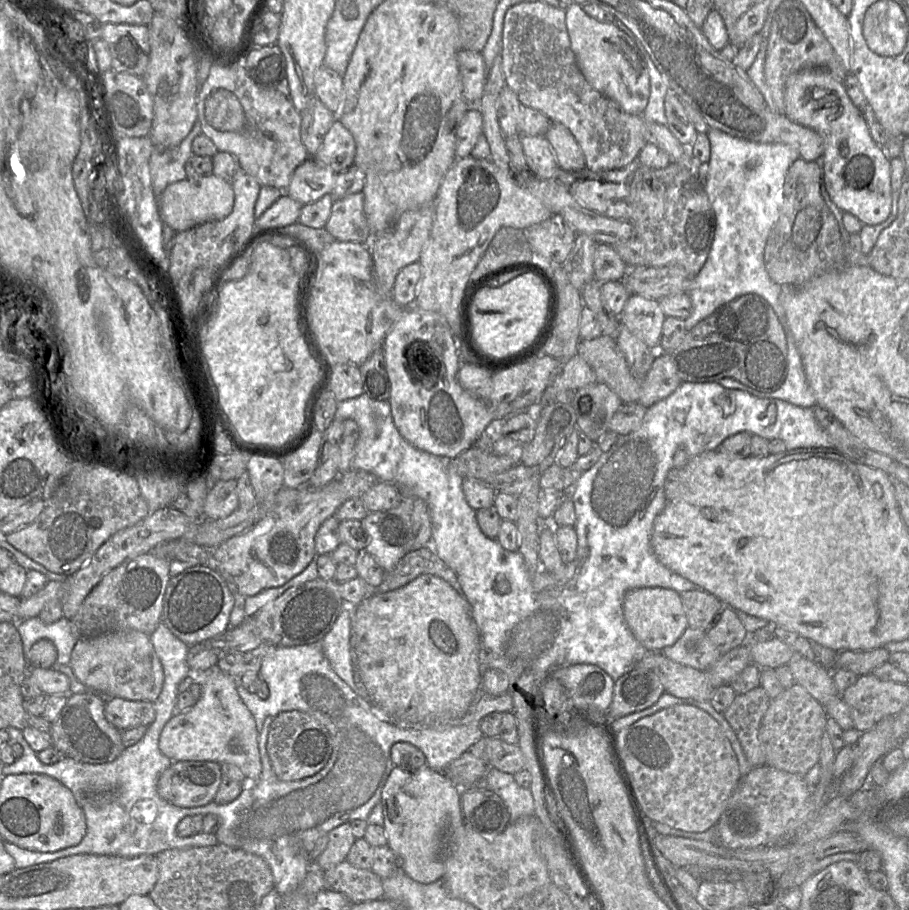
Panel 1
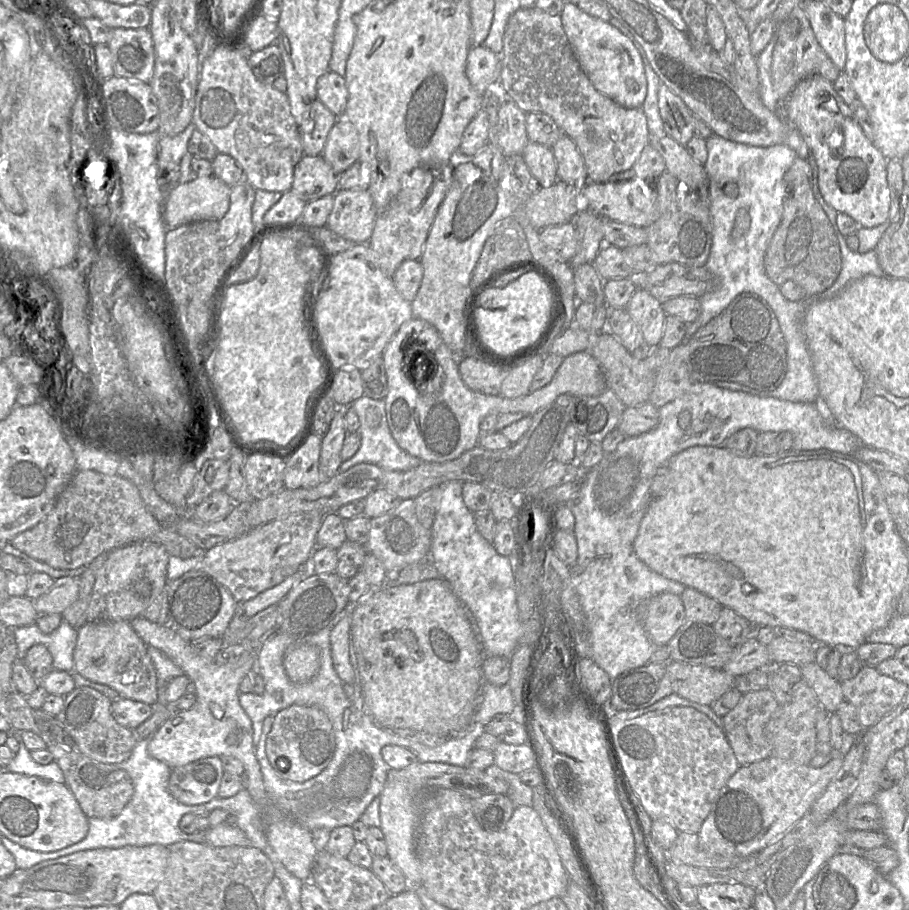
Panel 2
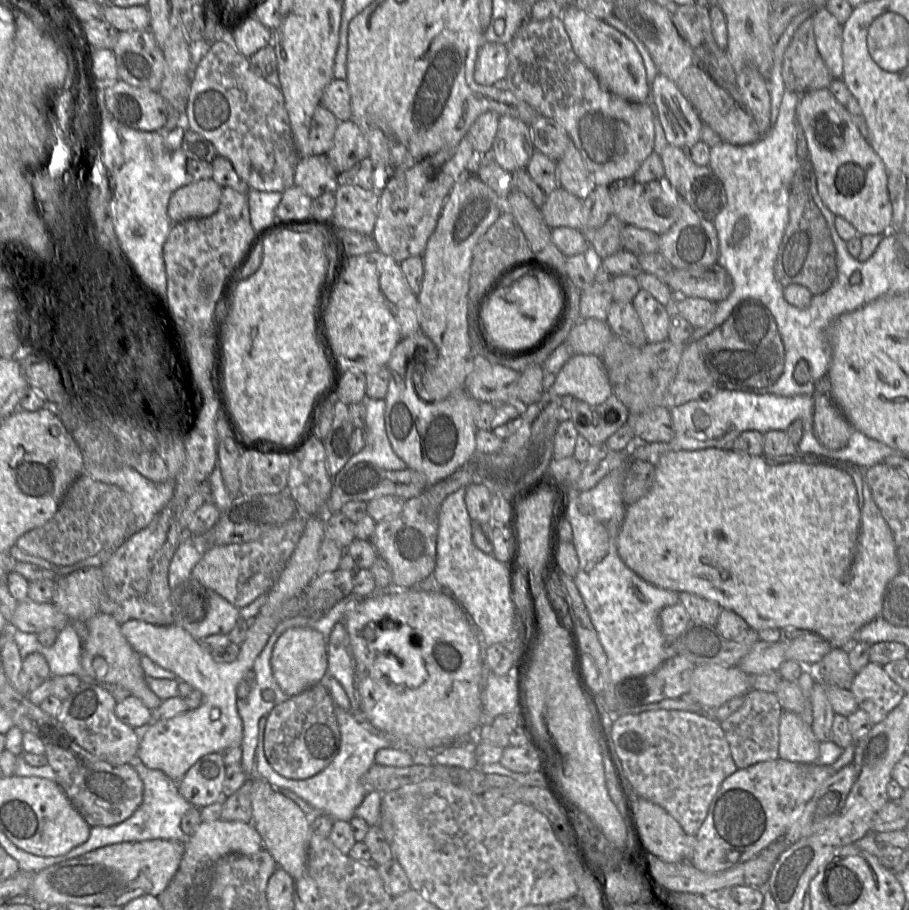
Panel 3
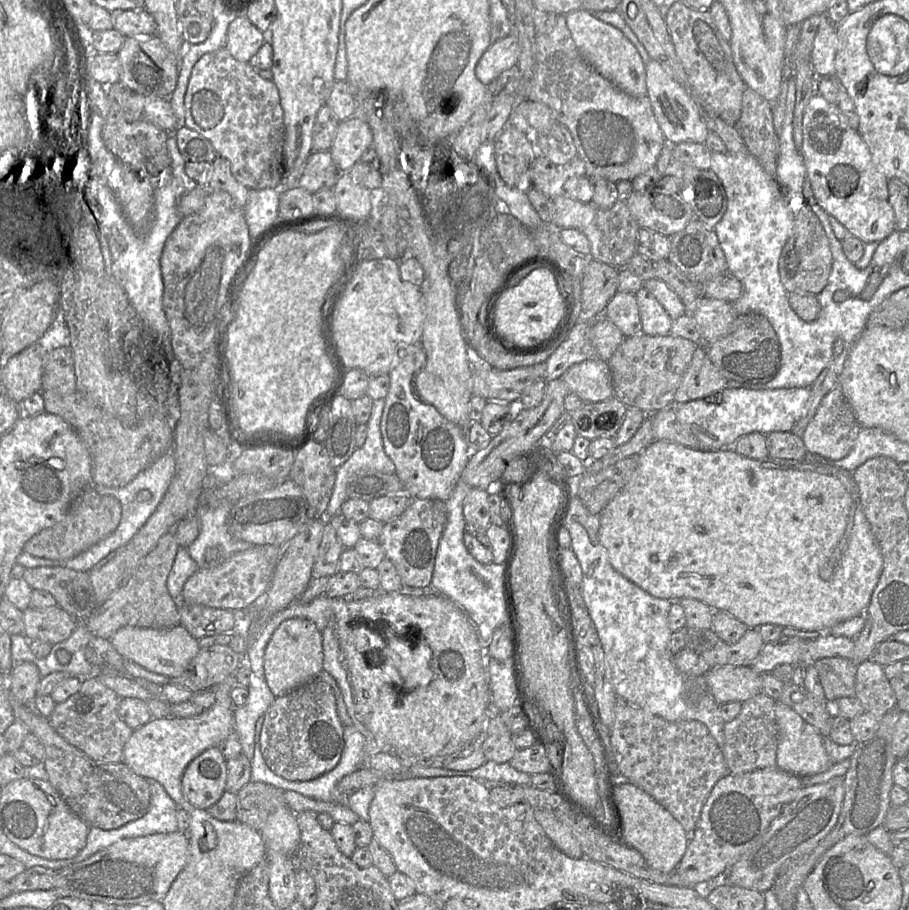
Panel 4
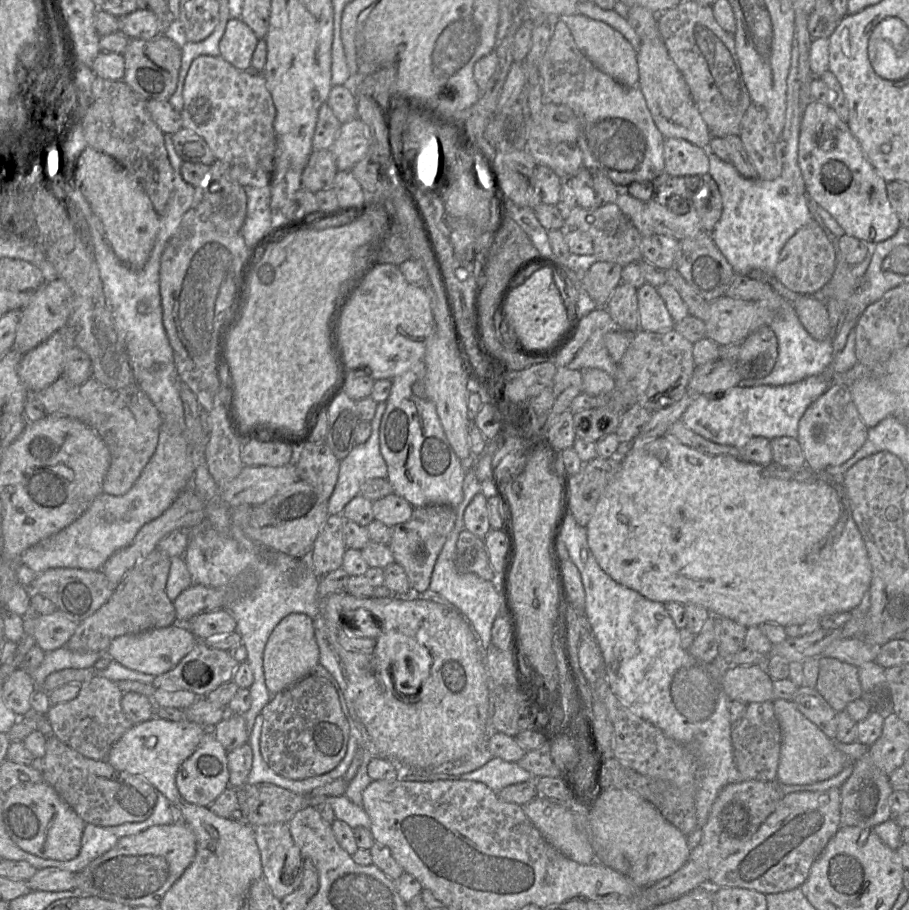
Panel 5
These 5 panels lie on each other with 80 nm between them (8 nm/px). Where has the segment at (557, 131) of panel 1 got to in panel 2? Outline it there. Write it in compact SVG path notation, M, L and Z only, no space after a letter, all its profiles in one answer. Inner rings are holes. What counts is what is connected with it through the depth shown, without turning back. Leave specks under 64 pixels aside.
M563 134L552 150L559 180L574 187L583 187L589 182L583 157L570 137Z

